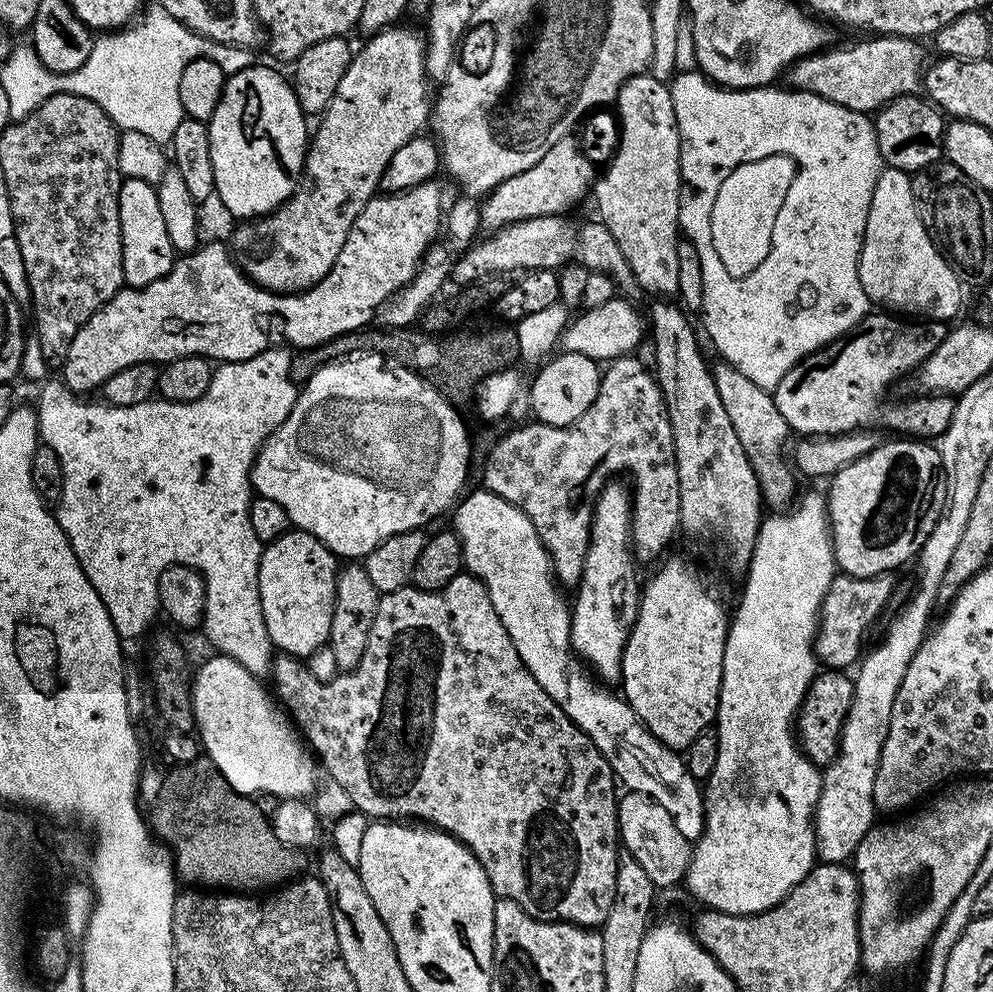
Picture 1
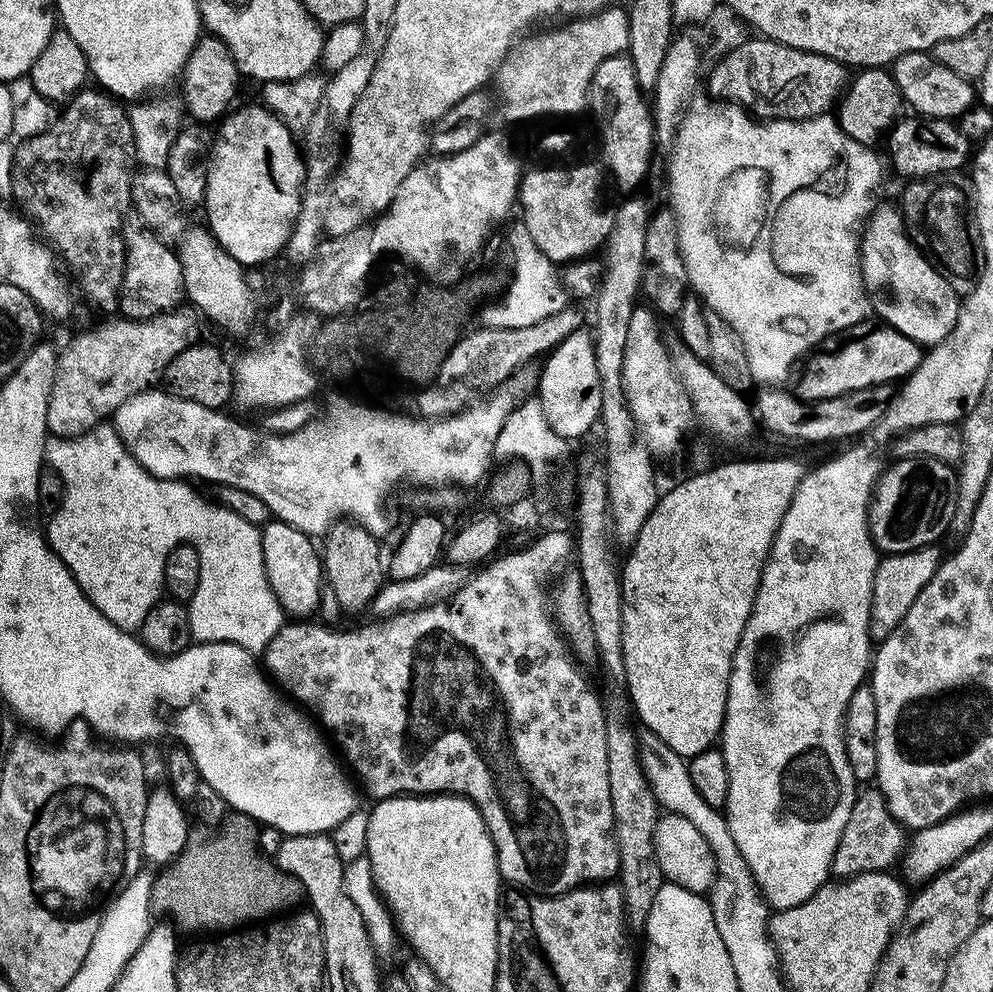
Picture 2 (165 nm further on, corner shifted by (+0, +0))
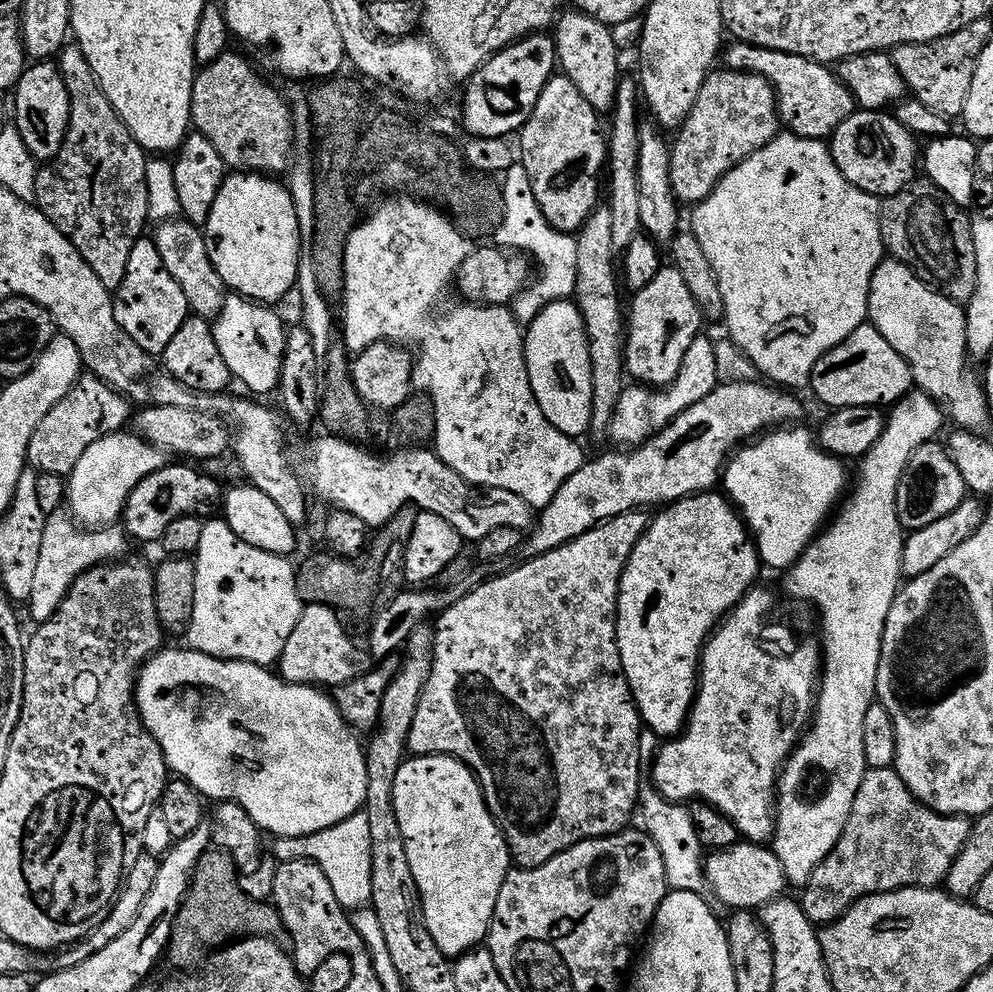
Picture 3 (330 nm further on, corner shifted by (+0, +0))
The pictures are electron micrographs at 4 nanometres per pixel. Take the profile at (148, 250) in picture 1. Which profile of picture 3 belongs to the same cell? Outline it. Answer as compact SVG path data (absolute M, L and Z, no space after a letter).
M141 238L134 242L130 250L130 262L126 262L126 274L122 282L114 289L112 309L121 330L130 338L134 338L134 342L138 342L142 350L153 354L163 353L167 349L170 338L174 338L178 326L182 326L184 319L189 316L190 309L186 302L186 294L182 294L182 286L178 286L178 282L170 278L170 270L162 266L162 254L158 254L155 239Z

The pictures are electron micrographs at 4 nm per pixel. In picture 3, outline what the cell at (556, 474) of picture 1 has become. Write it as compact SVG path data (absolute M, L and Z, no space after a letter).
M661 266L658 274L642 286L631 297L632 305L626 308L626 335L624 337L624 371L633 381L644 386L663 386L669 384L678 374L682 354L686 346L701 331L702 317L690 290L671 266Z

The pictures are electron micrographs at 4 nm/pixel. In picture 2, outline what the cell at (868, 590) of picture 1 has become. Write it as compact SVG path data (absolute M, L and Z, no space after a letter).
M929 546L909 552L890 552L879 557L872 587L870 632L873 637L883 638L890 635L900 625L902 618L906 618L910 606L914 606L920 591L940 569L942 555L940 556L938 549L939 547Z

